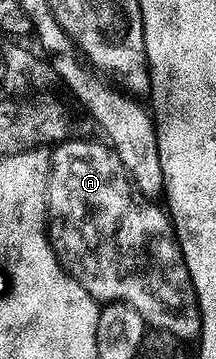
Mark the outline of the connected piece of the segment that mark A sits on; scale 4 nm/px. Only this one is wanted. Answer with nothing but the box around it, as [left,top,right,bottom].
[47,138,199,340]

